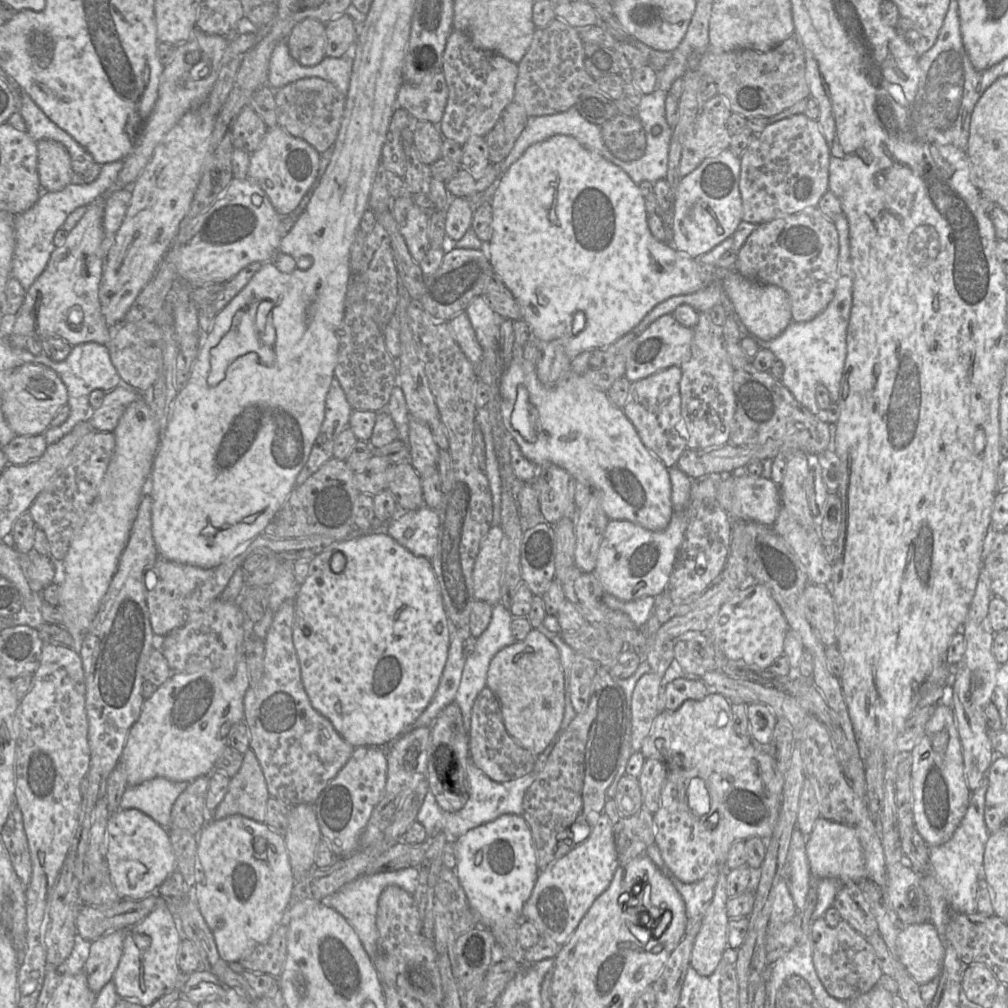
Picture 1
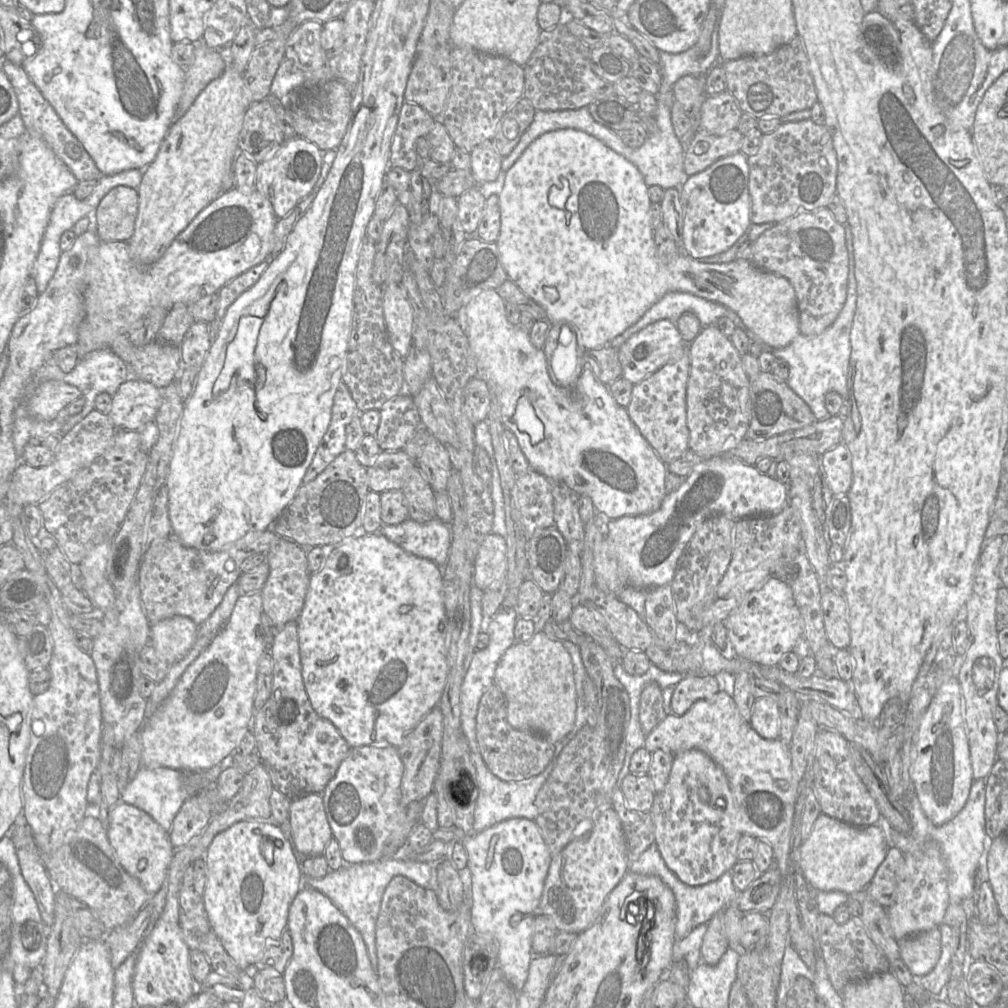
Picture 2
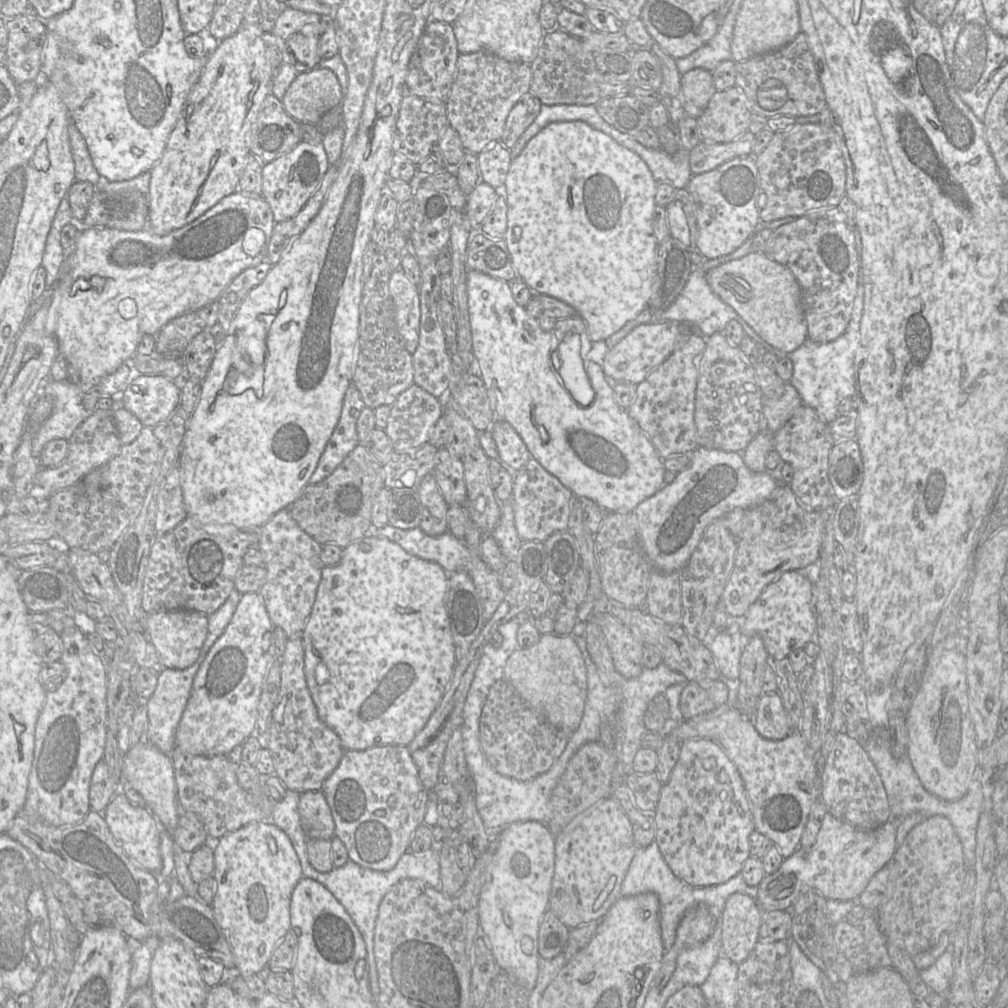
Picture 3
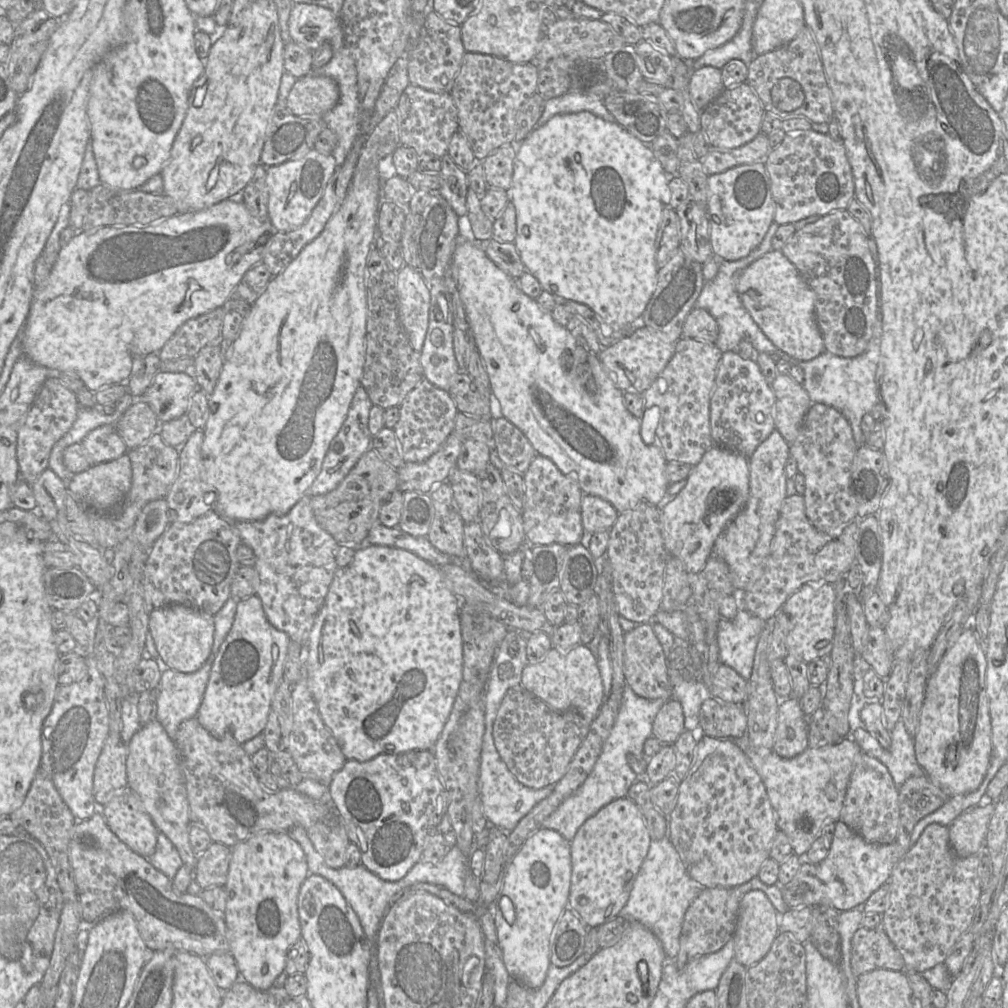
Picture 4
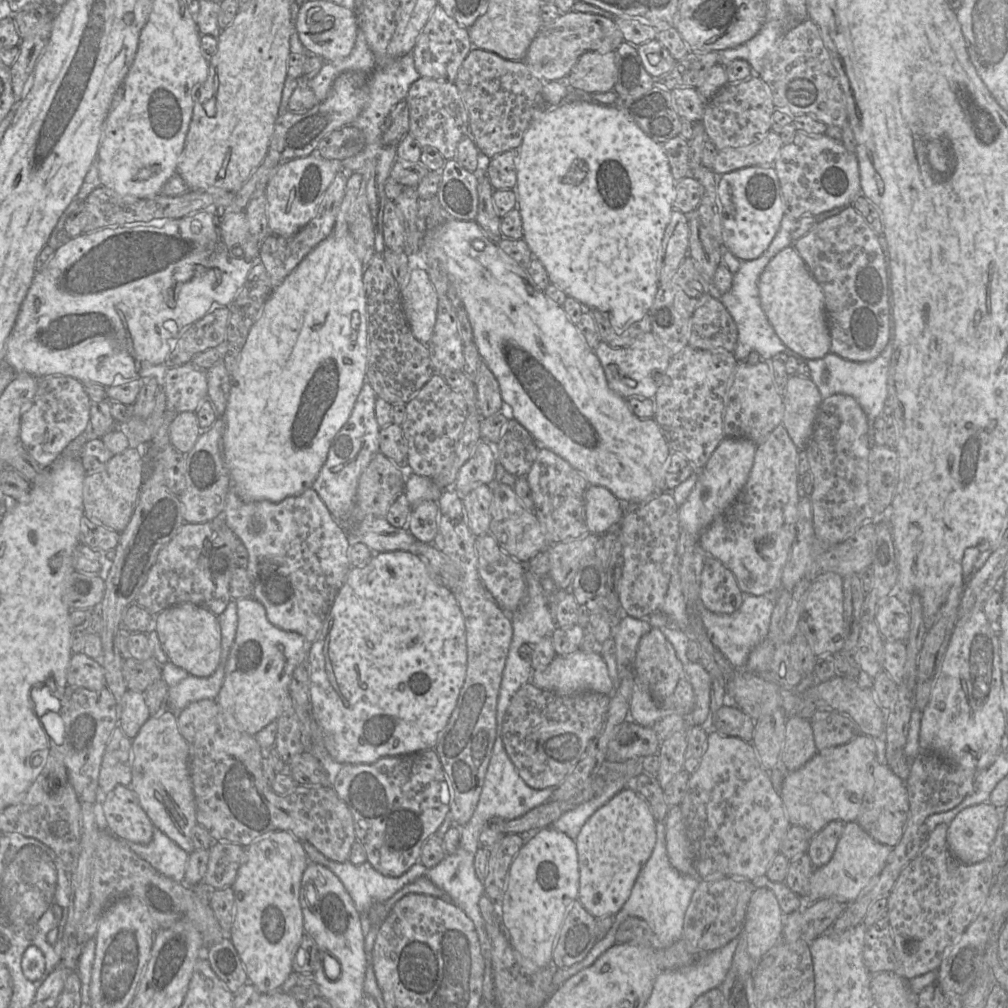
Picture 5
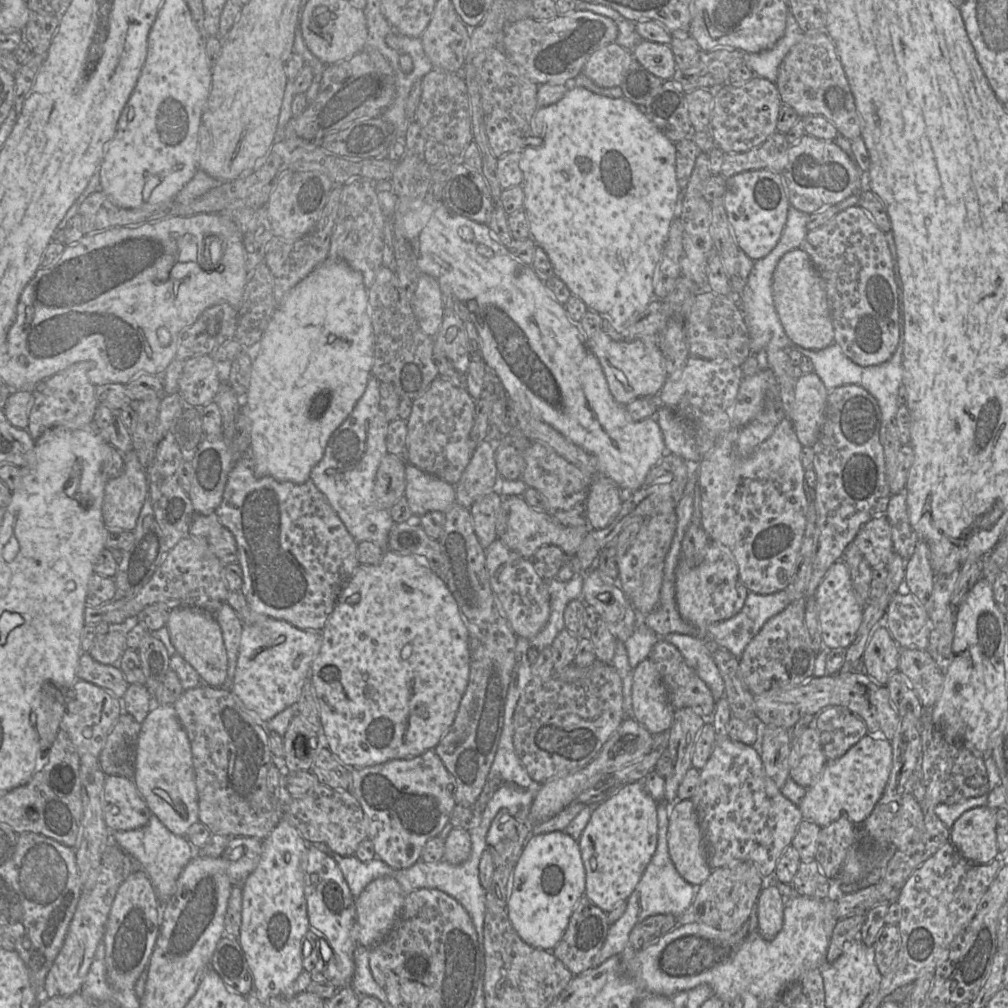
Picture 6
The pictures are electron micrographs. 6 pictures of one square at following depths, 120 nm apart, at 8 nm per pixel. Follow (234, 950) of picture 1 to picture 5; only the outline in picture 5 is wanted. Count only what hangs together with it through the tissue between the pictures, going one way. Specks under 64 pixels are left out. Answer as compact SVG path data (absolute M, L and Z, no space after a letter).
M287 831L269 832L245 848L245 861L231 885L235 899L234 920L230 932L226 934L242 961L249 982L261 993L281 991L283 983L293 972L294 950L305 934L299 897L302 876L310 862L302 842Z

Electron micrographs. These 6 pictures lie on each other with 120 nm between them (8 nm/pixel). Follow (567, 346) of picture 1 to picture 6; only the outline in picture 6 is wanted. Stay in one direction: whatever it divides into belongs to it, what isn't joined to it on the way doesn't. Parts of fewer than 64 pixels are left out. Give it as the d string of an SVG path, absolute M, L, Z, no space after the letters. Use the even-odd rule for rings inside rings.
M569 86L567 93L557 103L537 110L531 128L531 137L541 137L541 146L528 145L523 151L520 168L523 172L524 211L528 217L531 238L547 252L554 273L580 298L588 310L595 311L614 327L621 327L630 319L643 312L654 299L654 278L661 259L680 192L676 177L675 143L664 136L645 116L640 107L622 98L609 98L589 91L584 87ZM793 249L781 257L773 273L772 293L779 320L794 344L809 350L821 350L834 342L834 327L824 282L803 249Z

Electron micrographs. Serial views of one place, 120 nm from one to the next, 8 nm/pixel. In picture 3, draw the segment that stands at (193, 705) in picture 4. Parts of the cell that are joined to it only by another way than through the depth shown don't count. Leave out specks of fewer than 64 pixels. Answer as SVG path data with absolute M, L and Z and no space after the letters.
M199 655L198 659L185 669L164 668L158 674L154 693L145 701L149 722L149 742L167 755L170 755L175 748L175 733L187 705L194 676L205 658Z

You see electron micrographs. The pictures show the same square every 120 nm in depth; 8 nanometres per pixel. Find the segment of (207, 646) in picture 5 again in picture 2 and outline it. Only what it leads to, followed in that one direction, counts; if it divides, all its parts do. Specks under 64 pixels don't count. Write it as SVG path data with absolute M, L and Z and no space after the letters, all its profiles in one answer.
M173 616L150 626L149 643L169 665L184 658L193 647L198 625L186 616Z

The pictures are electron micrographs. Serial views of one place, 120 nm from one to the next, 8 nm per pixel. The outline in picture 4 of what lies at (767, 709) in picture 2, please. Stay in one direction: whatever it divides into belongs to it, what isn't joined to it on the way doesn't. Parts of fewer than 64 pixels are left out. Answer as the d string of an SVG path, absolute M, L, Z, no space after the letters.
M794 697L780 699L777 714L777 727L774 735L773 750L780 757L793 758L808 747L808 720L799 701Z

